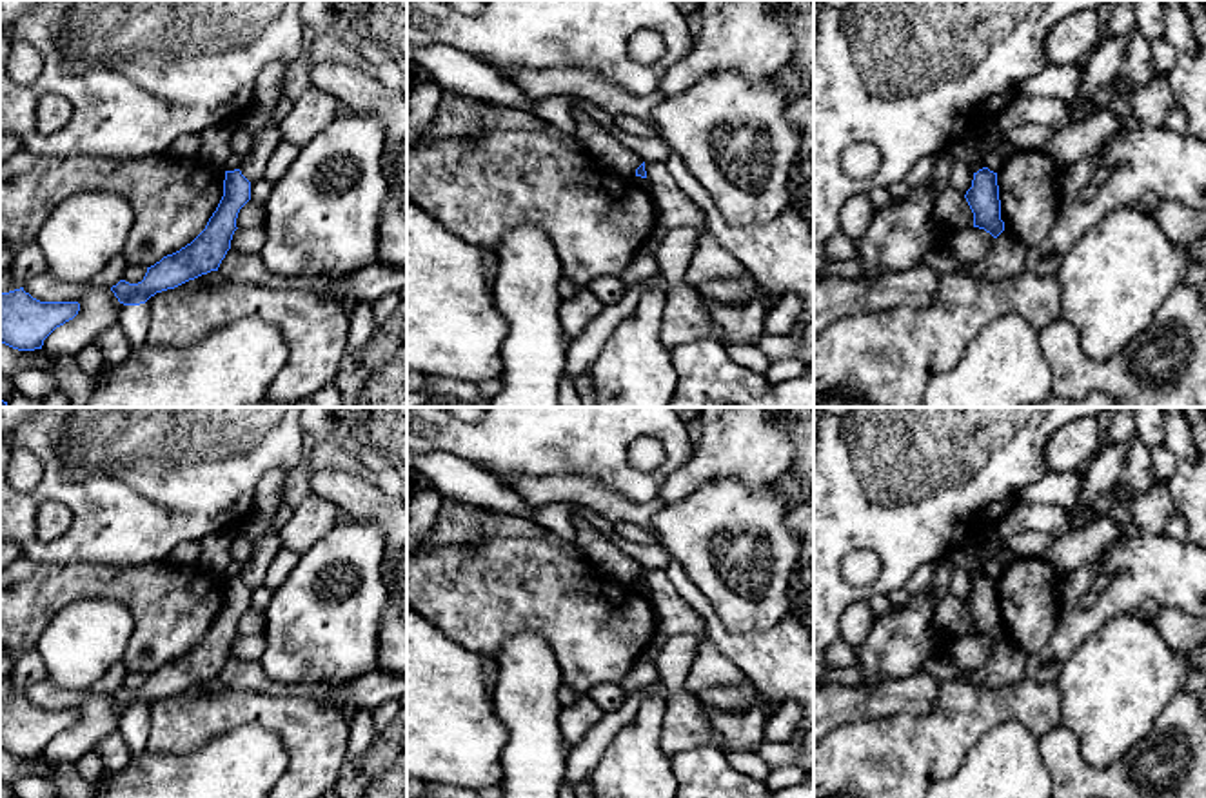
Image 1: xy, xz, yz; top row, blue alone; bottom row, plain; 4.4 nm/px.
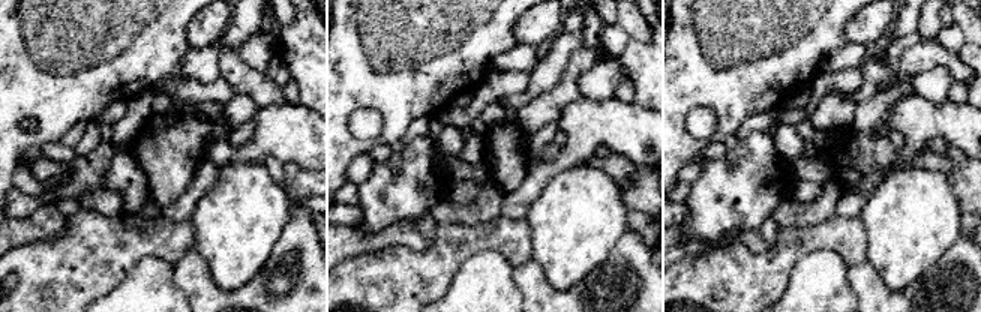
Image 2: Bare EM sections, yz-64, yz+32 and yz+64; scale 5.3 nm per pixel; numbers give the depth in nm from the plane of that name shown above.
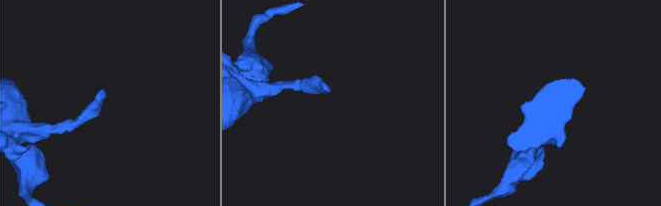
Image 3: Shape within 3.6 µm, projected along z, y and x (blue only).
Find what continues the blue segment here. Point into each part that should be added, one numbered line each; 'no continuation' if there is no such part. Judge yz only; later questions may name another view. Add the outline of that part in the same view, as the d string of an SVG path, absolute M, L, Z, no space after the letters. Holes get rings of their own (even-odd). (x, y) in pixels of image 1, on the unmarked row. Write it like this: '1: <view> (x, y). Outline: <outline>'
no continuation

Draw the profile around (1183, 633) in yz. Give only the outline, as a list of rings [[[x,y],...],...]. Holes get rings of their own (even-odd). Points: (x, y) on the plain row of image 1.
[[[1159,607],[1152,620],[1173,653],[1188,653],[1206,642],[1206,618],[1191,618],[1173,607]]]

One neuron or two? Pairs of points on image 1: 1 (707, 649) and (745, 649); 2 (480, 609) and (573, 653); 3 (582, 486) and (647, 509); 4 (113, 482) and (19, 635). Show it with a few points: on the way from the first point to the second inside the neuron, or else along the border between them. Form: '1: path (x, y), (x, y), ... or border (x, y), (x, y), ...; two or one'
1: border (705, 637), (747, 677); two
2: path (504, 609), (533, 609), (553, 629); one
3: path (598, 497), (614, 508), (631, 509); one
4: border (24, 555), (42, 562), (106, 564); two

